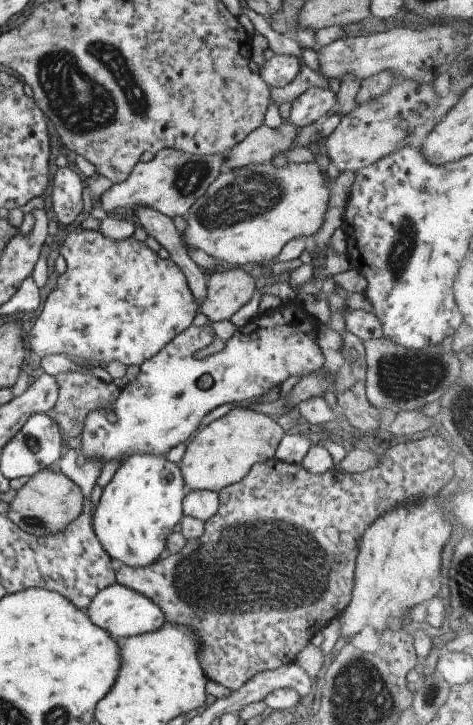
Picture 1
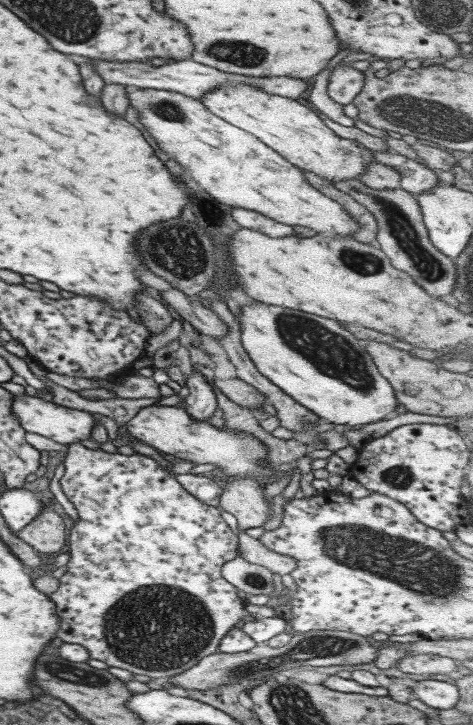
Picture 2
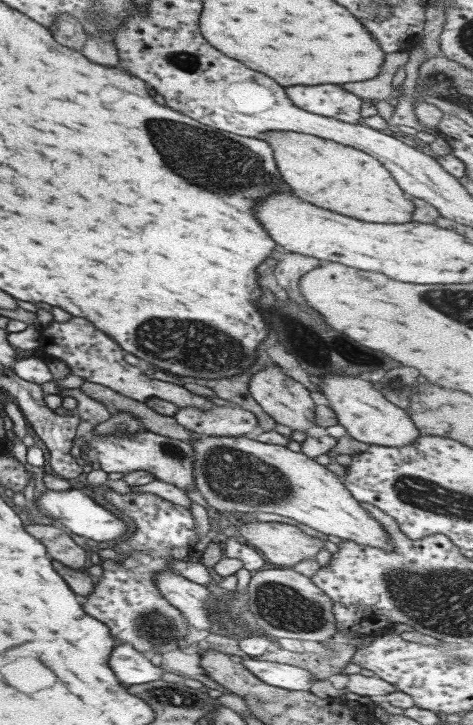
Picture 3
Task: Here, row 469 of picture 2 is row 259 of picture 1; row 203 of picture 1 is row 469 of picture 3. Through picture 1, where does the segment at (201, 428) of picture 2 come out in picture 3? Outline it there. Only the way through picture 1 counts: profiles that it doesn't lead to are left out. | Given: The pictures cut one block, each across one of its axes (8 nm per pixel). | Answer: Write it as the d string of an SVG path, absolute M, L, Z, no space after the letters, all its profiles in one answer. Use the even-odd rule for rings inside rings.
M195 434L190 446L193 448L193 477L199 494L212 510L235 513L271 513L297 521L324 537L337 536L340 540L351 540L361 546L379 548L383 552L391 552L393 545L389 543L389 535L382 525L374 520L359 503L351 497L345 485L325 466L315 463L301 452L291 452L277 444L262 444L248 436L207 436Z

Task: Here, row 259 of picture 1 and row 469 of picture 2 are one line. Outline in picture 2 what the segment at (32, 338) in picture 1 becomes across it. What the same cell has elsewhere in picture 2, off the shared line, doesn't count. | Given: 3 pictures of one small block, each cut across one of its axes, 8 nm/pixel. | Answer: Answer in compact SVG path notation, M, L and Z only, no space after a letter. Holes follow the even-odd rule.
M79 443L67 446L67 452L63 461L63 475L59 479L59 486L69 500L79 516L78 522L73 522L73 527L67 536L69 550L69 560L67 560L67 570L59 576L57 589L48 595L49 599L55 603L55 615L59 615L59 630L55 632L55 637L65 643L78 644L87 650L89 657L93 660L101 661L113 668L123 668L134 674L144 674L158 682L175 676L197 663L201 658L214 653L217 644L229 628L239 622L240 618L245 618L247 612L243 606L242 599L239 598L238 590L230 585L220 573L220 568L232 558L239 554L238 536L227 527L220 516L218 507L205 505L191 496L177 480L171 469L171 464L159 466L157 462L149 457L139 454L123 456L117 452L107 454L99 448L88 450Z

